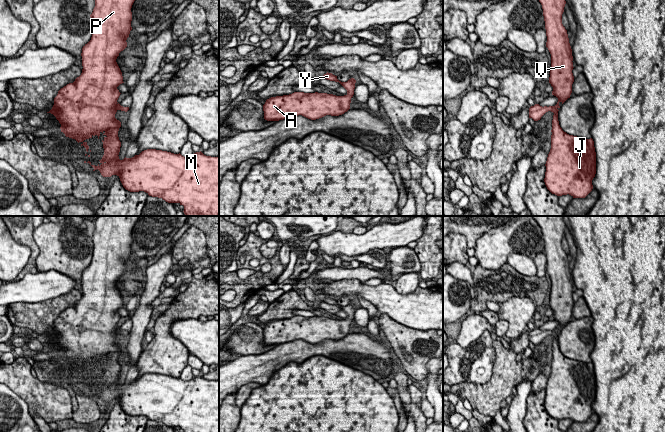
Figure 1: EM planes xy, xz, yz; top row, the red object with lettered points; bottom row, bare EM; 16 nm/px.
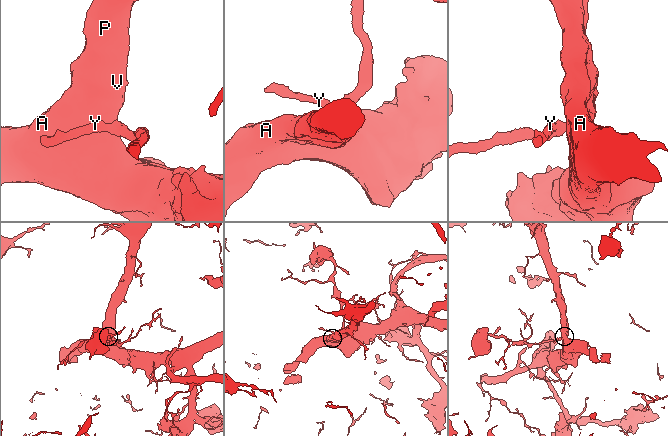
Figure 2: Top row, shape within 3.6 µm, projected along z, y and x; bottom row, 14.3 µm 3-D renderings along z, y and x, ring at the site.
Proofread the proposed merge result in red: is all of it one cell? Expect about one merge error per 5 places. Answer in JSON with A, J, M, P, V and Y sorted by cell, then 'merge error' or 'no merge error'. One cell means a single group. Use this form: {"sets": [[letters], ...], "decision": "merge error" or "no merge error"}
{"sets": [["A", "J", "M", "P", "V", "Y"]], "decision": "no merge error"}

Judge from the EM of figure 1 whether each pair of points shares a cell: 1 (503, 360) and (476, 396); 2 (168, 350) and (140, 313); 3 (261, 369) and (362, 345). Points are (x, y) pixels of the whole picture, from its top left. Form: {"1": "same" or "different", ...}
{"1": "same", "2": "different", "3": "same"}

